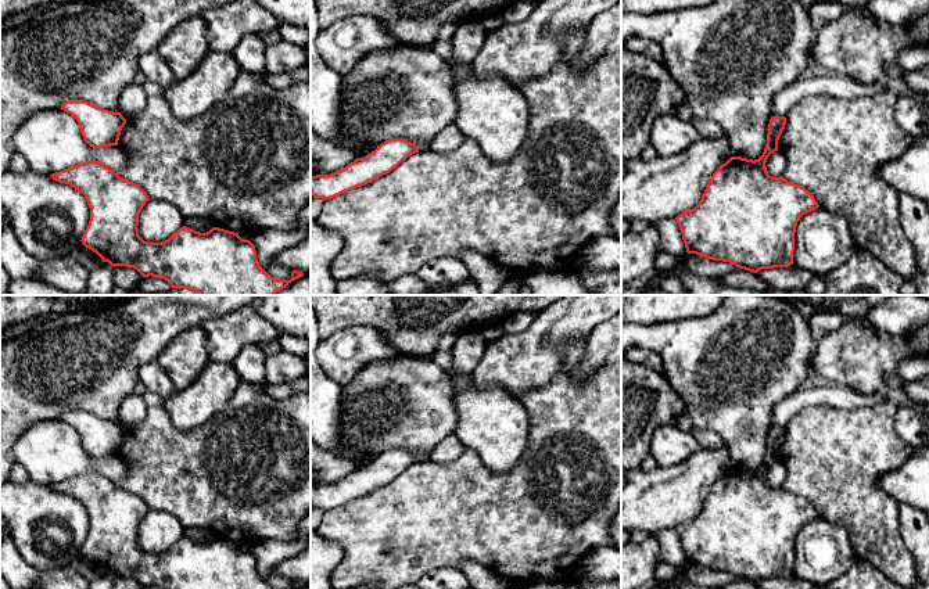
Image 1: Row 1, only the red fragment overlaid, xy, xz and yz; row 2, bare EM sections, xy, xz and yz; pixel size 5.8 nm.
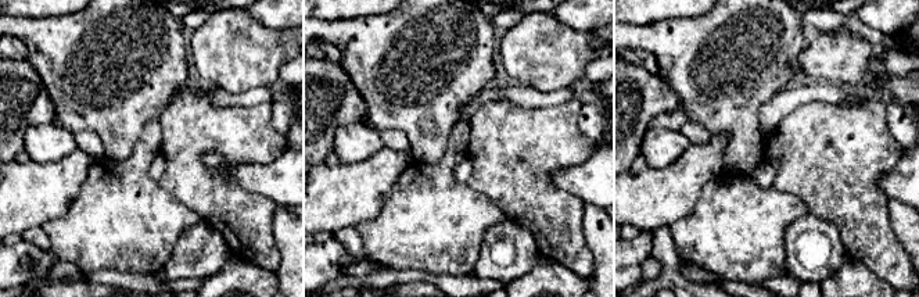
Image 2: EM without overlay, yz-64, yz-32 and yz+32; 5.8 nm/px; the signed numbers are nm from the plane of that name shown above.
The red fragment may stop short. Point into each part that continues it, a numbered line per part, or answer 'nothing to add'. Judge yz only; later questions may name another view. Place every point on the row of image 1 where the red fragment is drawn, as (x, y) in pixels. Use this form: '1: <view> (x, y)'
nothing to add

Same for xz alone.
nothing to add

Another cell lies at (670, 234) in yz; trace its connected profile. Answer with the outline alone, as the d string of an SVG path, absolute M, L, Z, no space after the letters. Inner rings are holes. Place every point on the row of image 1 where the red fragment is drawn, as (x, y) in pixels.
M663 219L656 223L656 227L666 252L675 258L686 255L682 233L675 219Z

